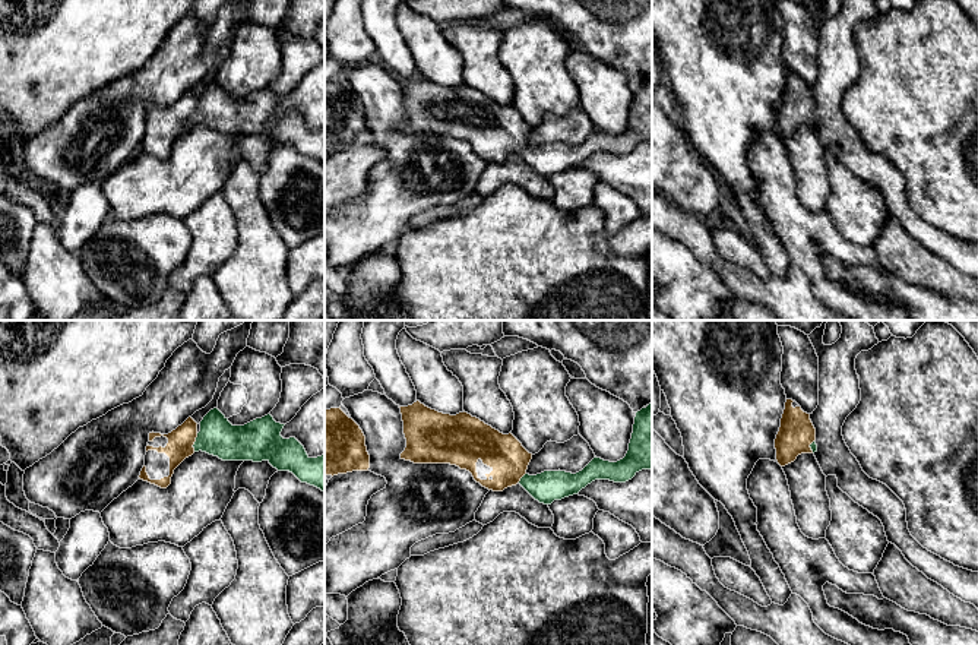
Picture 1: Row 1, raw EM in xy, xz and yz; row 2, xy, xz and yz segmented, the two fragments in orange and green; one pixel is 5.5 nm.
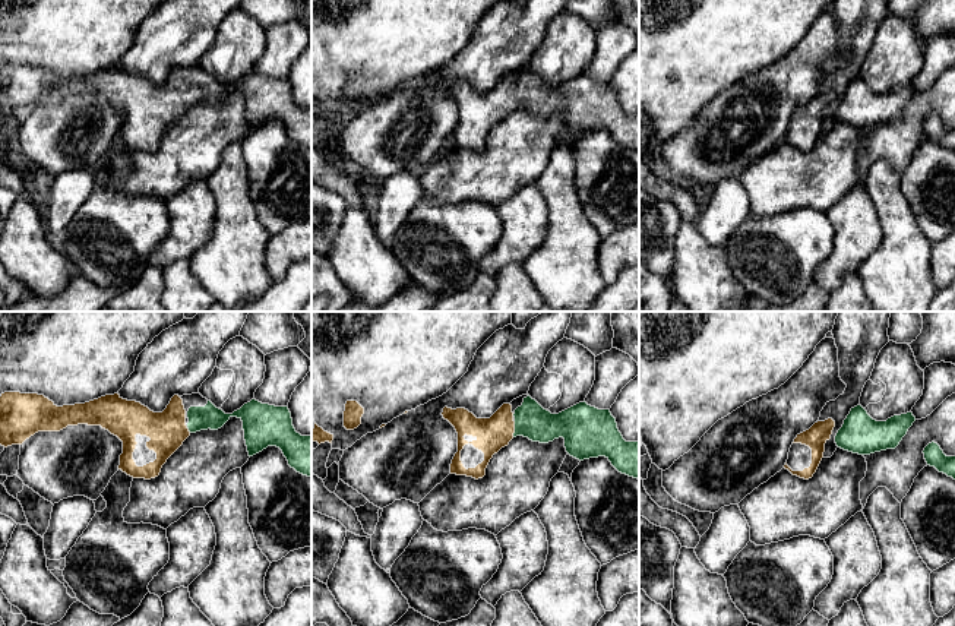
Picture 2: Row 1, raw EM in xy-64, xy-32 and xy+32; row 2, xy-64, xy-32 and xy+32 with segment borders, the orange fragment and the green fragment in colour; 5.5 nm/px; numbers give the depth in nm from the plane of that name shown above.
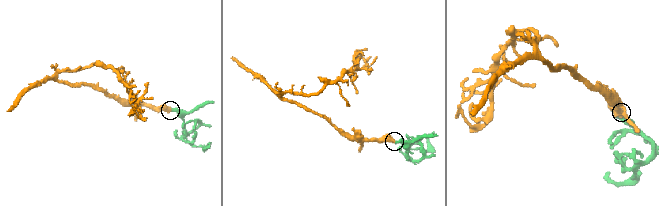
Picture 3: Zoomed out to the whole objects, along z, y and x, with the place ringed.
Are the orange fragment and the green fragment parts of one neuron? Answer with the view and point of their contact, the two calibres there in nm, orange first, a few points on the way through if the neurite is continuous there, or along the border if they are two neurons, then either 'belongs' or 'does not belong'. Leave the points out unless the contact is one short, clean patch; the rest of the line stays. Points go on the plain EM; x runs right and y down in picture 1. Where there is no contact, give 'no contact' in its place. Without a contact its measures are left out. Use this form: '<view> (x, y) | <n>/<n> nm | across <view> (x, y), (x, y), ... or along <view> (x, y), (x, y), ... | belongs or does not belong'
xy (193, 114) | 140/200 nm | across xy (180, 116), (193, 114), (218, 108) | belongs

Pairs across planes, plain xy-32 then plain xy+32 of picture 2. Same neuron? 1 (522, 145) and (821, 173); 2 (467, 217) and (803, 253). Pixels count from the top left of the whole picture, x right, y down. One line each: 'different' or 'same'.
1: same
2: same

